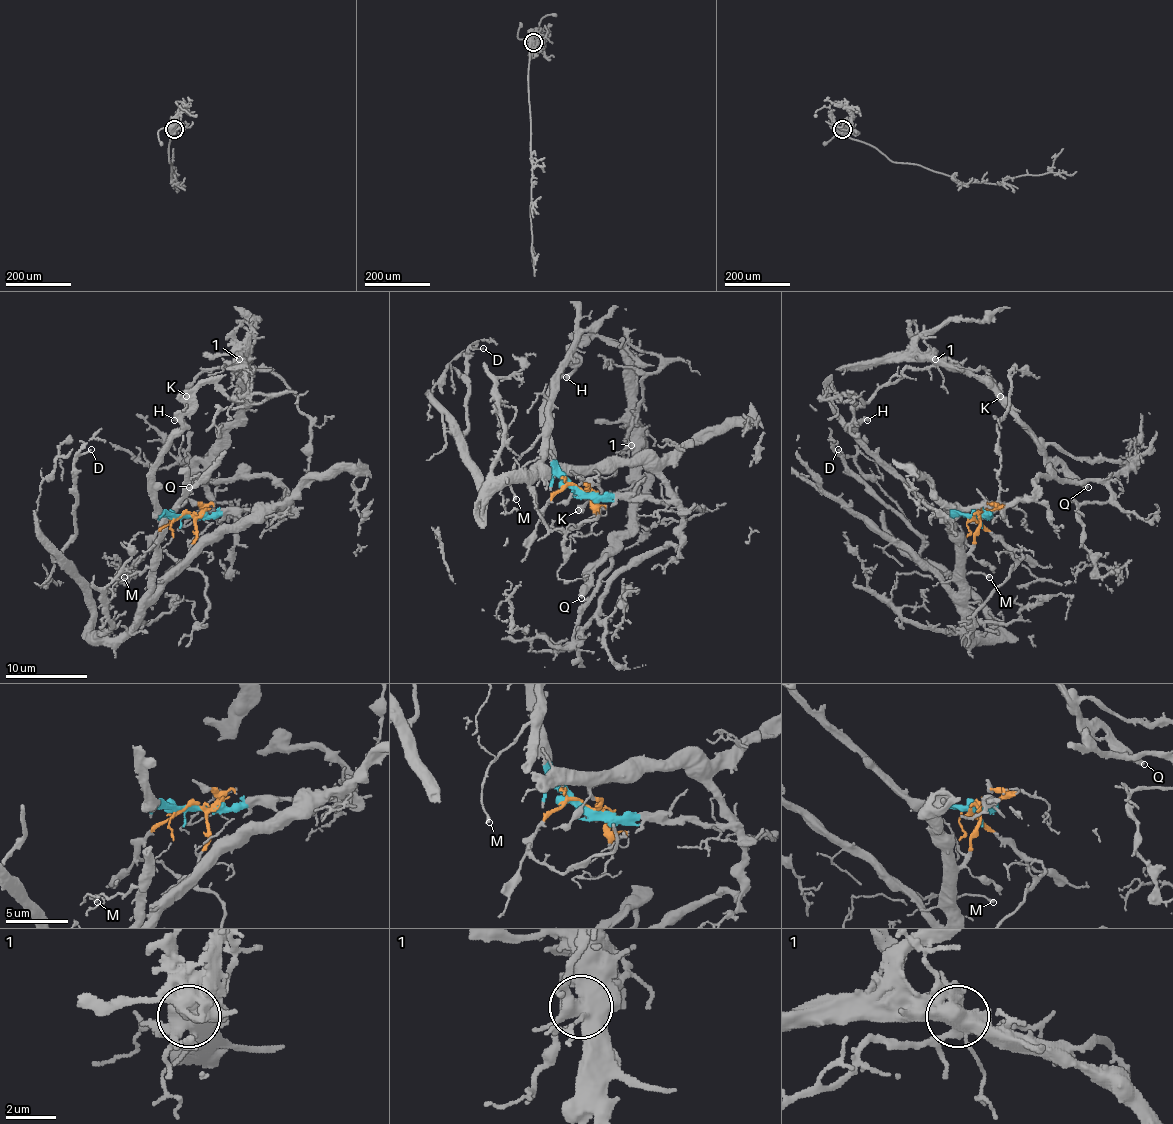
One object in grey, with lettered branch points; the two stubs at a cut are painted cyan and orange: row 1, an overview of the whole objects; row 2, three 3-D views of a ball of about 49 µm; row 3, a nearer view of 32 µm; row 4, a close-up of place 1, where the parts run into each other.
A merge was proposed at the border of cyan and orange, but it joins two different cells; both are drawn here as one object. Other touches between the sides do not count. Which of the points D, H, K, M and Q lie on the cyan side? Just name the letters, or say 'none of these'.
H, K, Q

